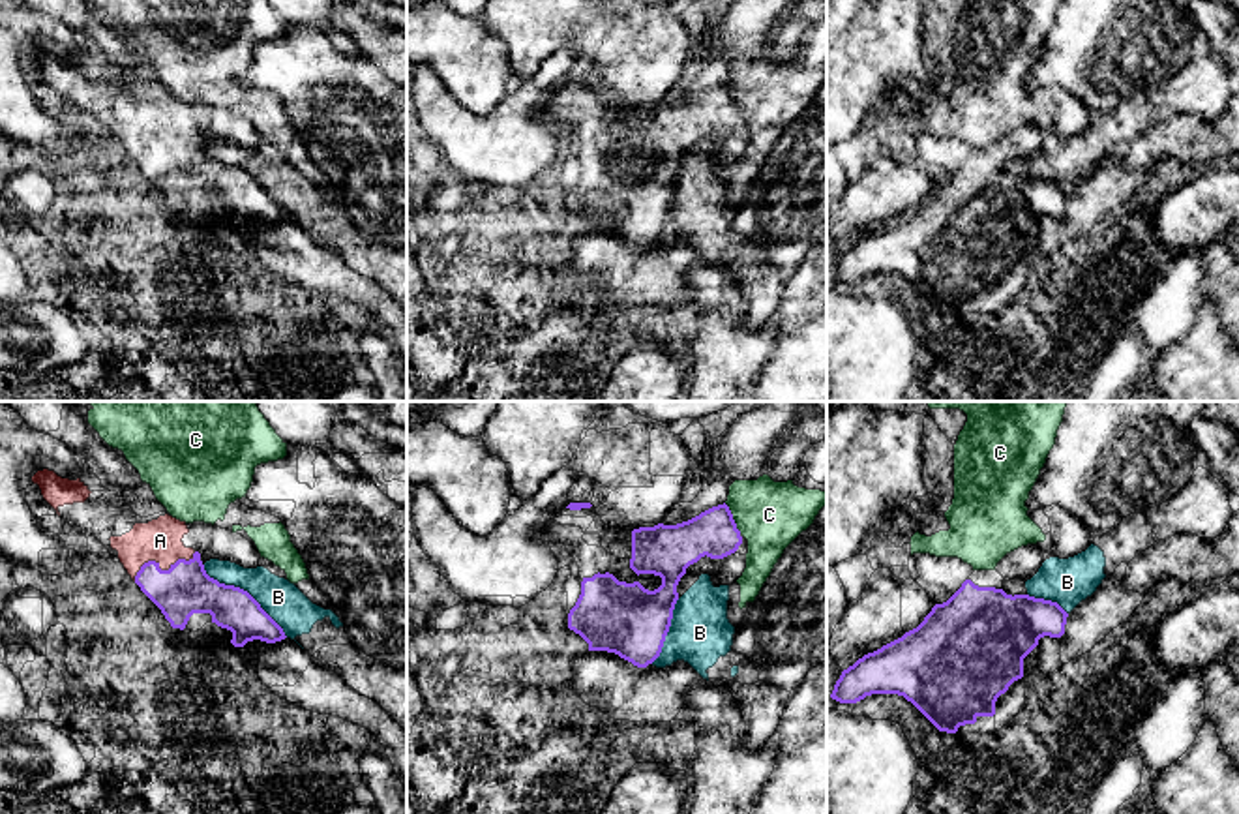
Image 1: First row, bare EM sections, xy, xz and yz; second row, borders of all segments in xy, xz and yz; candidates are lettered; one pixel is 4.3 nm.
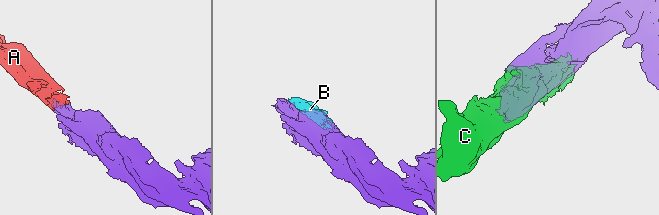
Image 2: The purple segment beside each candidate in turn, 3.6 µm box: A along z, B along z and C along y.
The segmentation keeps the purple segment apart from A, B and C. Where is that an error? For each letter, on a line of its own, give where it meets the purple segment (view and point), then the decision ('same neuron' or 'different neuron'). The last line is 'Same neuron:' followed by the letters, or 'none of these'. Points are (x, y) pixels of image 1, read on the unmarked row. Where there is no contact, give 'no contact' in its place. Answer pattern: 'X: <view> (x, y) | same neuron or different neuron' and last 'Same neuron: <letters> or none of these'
A: xy (160, 149) | same neuron
B: xy (246, 171) | different neuron
C: xz (731, 98) | different neuron
Same neuron: A

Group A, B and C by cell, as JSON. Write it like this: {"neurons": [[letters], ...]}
{"neurons": [["A"], ["B"], ["C"]]}

